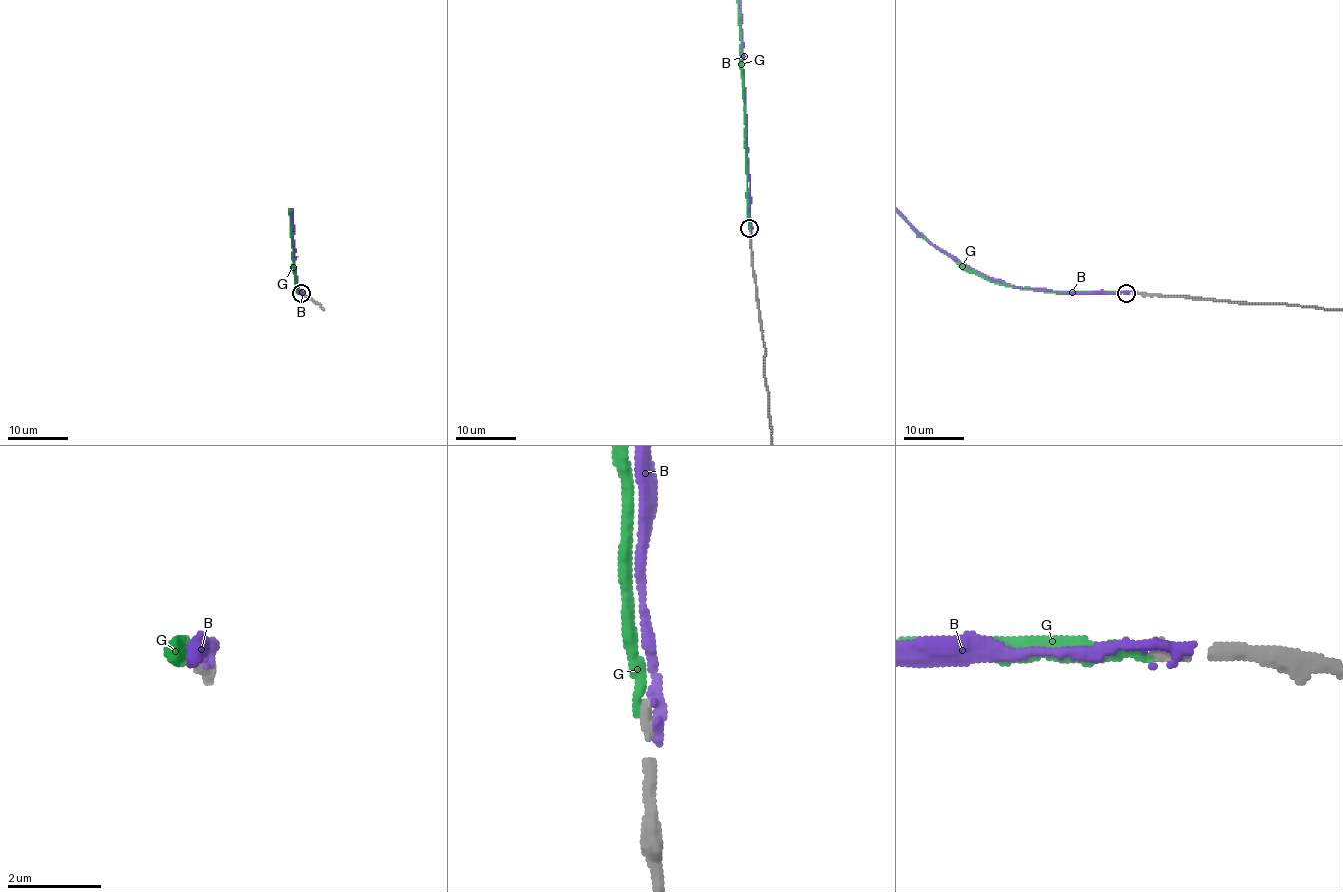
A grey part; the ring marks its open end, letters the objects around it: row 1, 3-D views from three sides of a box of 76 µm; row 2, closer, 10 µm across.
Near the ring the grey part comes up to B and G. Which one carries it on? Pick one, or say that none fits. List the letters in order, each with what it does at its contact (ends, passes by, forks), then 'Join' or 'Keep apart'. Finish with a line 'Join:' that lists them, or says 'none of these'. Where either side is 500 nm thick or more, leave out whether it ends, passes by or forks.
B: It ends there. Keep apart
G: It ends there. Join
Join: G

